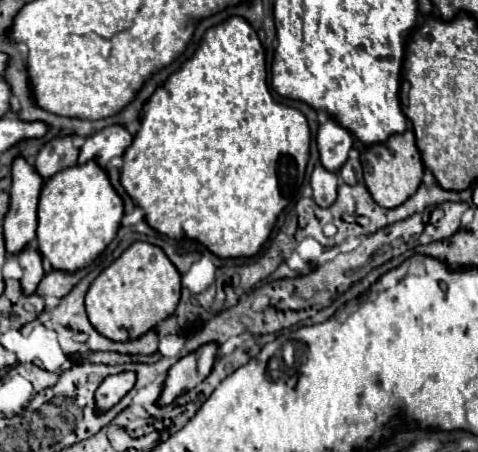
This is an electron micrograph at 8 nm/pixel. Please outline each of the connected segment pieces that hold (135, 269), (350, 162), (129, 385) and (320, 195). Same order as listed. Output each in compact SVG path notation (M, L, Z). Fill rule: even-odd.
M135 241L89 285L85 307L91 325L113 341L131 341L167 319L181 295L181 273L165 251L145 241Z
M355 151L349 153L349 159L345 161L345 165L339 169L339 177L343 177L343 181L347 185L355 185L359 181L363 181L363 171L361 171L361 163Z
M123 371L123 373L117 373L117 375L111 375L107 377L97 393L95 393L95 403L97 403L97 411L107 411L111 409L115 403L119 403L133 387L135 387L135 381L137 377L133 375L133 371Z
M317 163L311 173L311 187L315 203L319 207L329 207L337 197L337 173L327 171L321 163Z

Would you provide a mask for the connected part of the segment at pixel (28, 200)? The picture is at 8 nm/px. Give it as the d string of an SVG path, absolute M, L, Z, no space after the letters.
M17 155L13 159L11 165L11 175L13 175L13 185L11 185L11 207L3 219L3 233L5 233L5 249L7 253L15 255L17 251L21 251L23 247L27 247L29 243L33 243L35 239L35 231L37 231L37 199L43 187L43 177L37 173L35 165L23 157Z

